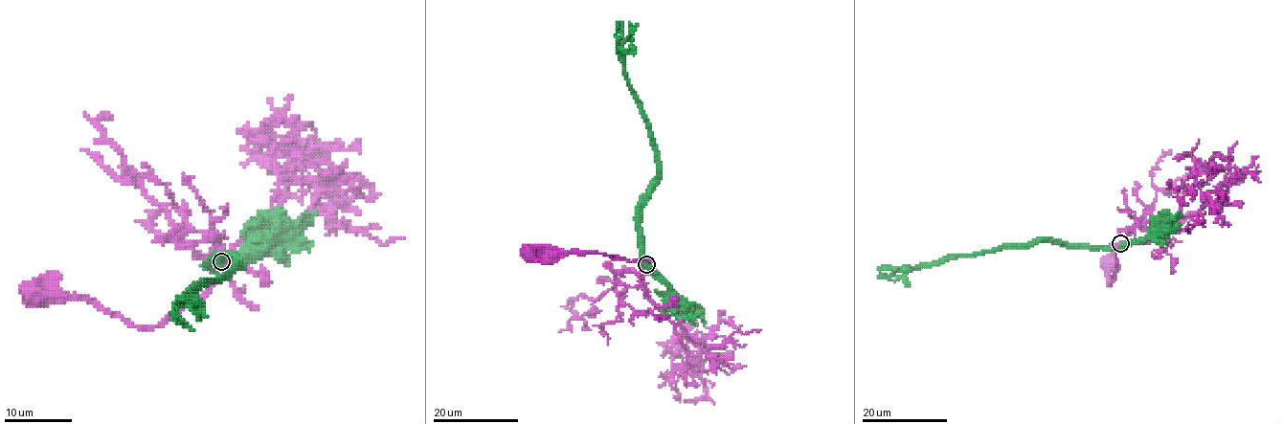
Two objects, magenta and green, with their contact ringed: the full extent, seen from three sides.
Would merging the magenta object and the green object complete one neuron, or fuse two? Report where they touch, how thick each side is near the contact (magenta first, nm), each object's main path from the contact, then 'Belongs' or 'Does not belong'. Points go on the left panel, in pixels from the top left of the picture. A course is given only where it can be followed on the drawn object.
Place: (221, 261). Thickness 340 nm (magenta) against 850 nm. Course of magenta: (221, 261), (228, 268), (226, 275), (155, 327), (135, 327), (87, 299), (67, 297), (61, 292), (28, 293). Course of green: (221, 261), (212, 264), (219, 256), (232, 256), (238, 264), (226, 277), (208, 279), (182, 300), (204, 315). Does not belong

